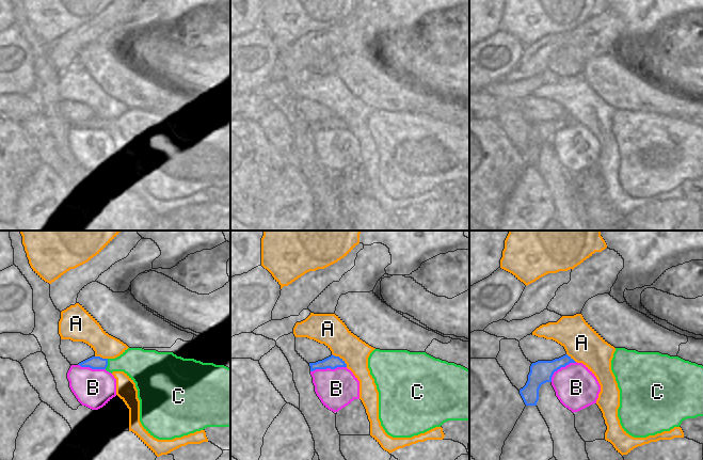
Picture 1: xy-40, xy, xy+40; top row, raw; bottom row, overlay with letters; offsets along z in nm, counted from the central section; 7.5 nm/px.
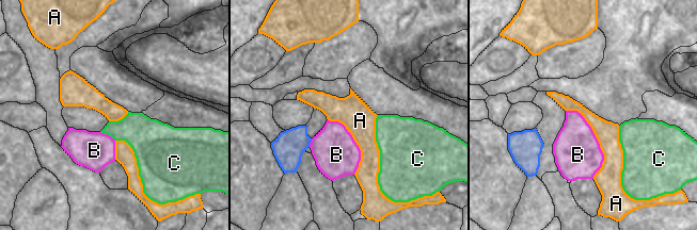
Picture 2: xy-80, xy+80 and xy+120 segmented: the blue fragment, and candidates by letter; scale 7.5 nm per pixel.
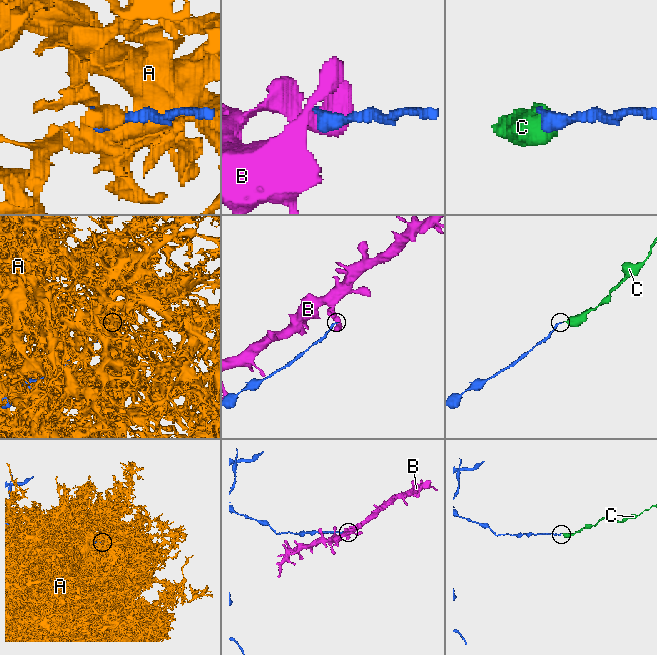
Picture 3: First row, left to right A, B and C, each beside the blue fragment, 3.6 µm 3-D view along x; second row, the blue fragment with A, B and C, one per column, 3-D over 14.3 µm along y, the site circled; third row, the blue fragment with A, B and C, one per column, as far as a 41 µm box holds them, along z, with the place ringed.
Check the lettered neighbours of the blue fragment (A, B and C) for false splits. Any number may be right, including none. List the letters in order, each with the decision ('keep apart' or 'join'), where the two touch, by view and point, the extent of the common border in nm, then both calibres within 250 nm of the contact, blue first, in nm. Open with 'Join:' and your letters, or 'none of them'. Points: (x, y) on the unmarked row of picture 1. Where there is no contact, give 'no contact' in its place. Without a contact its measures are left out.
Join: C
A: keep apart; contact xy (340, 120); length 160 nm; calibres 100 and 240 nm
B: keep apart; contact xy (328, 128); length 280 nm; calibres 100 and 300 nm
C: join; contact xy-40 (107, 125); length 80 nm; calibres 100 and 240 nm

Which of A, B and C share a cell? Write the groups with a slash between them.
A / B / C

